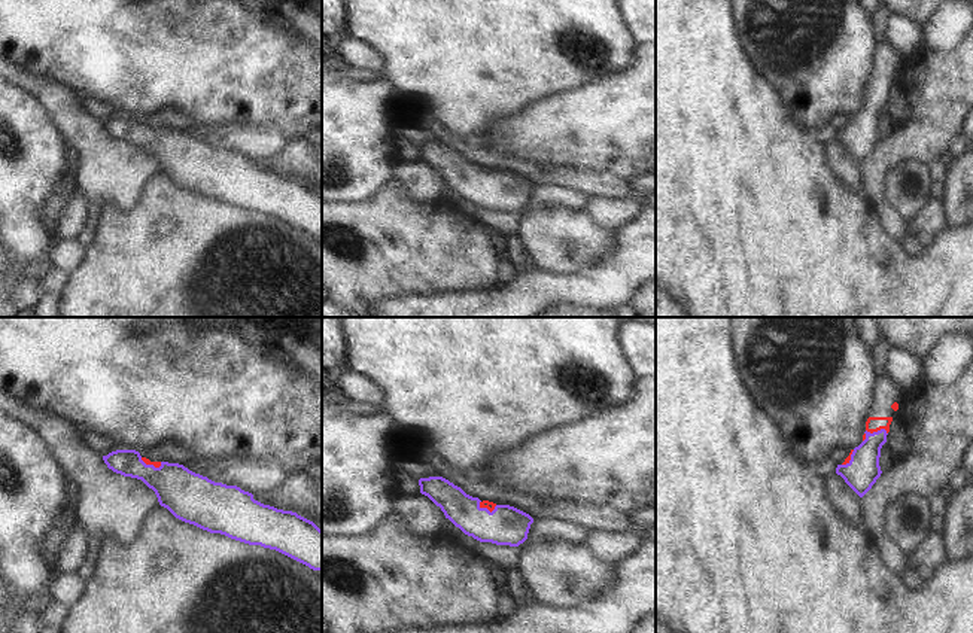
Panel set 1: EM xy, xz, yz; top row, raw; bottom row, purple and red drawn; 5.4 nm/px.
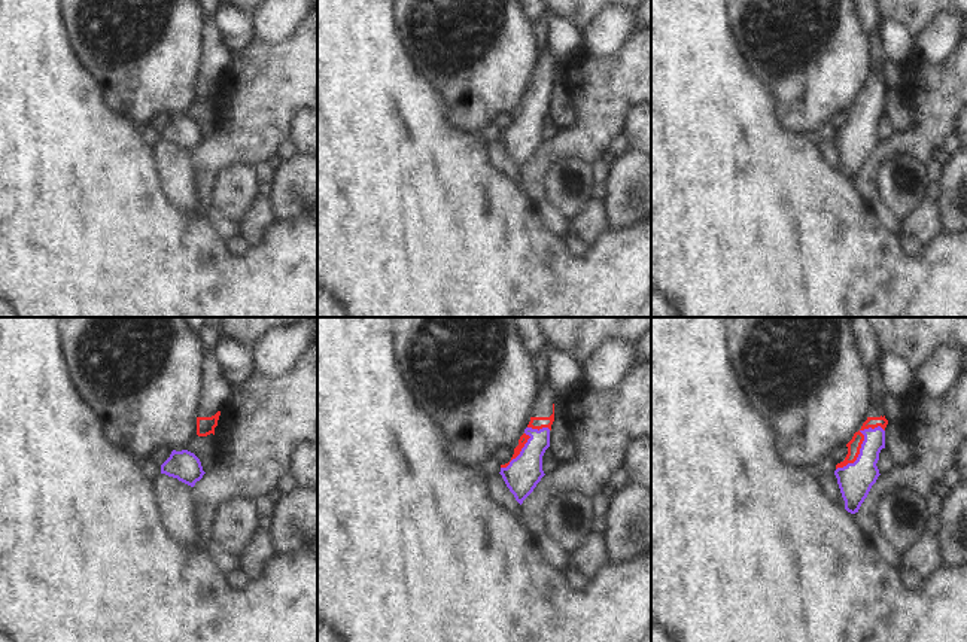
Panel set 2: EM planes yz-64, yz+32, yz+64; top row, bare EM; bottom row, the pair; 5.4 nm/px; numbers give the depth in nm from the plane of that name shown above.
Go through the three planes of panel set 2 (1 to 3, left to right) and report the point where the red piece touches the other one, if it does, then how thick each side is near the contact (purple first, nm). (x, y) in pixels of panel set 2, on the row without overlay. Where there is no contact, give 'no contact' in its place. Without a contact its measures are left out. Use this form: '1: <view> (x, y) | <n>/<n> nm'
1: no contact
2: yz+32 (520, 119) | 190/50 nm
3: yz+64 (861, 110) | 190/70 nm

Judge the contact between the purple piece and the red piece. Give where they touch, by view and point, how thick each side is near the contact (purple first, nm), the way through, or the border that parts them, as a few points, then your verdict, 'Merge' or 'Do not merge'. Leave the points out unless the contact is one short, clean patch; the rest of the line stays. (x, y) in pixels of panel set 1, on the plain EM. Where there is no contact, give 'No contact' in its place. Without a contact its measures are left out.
Touches purple at yz (873, 99). Thickness 180 nm (purple) against 80 nm. Path across: yz (860, 140), (873, 106), (873, 99), (873, 90). Merge.

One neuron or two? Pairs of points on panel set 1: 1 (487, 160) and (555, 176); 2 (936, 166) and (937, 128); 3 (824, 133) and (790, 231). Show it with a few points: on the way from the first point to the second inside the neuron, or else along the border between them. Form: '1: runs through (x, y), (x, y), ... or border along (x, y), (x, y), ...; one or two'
1: runs through (504, 164), (517, 166), (538, 176); one
2: border along (948, 158), (936, 158), (929, 166); two
3: border along (814, 134), (823, 145); two

